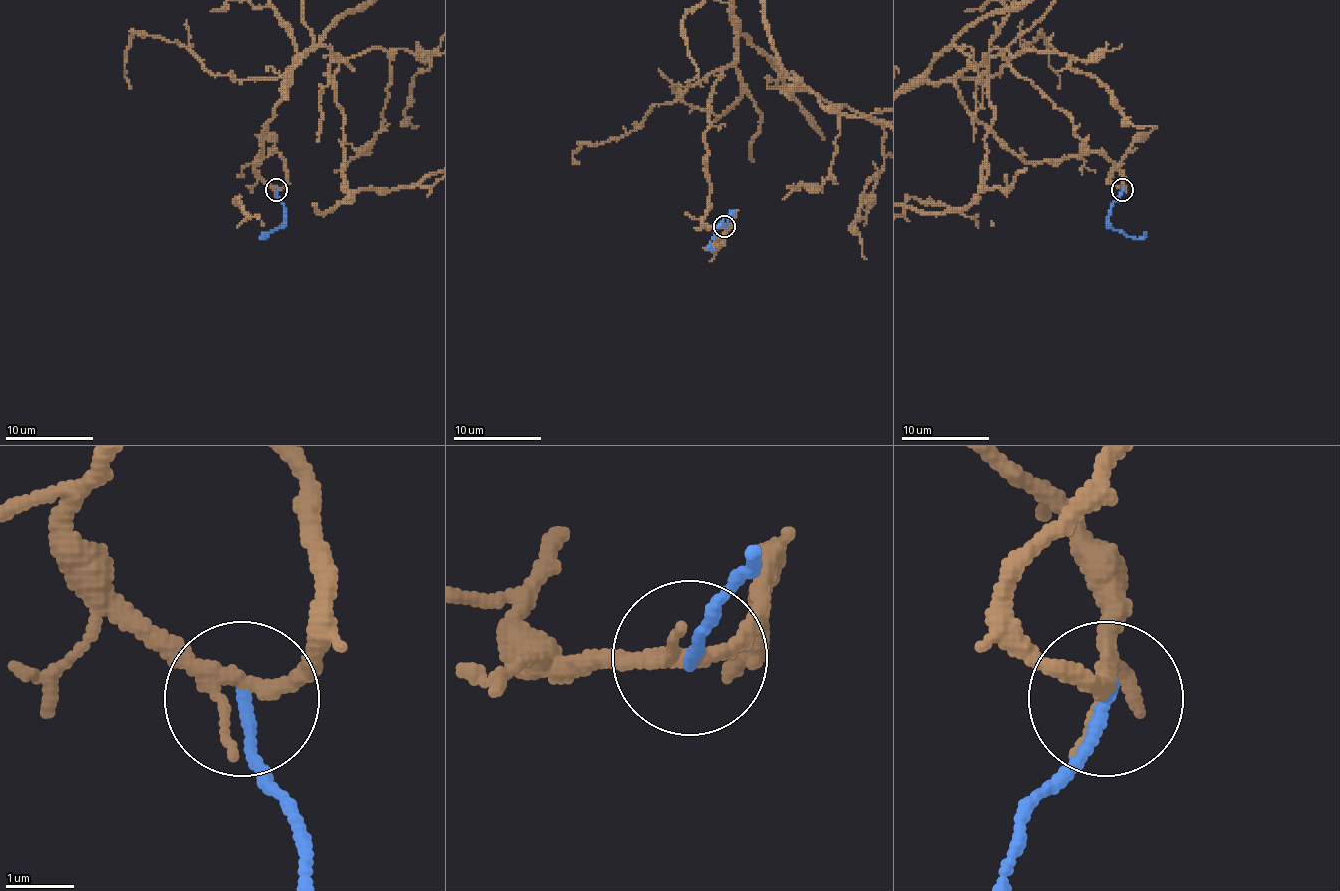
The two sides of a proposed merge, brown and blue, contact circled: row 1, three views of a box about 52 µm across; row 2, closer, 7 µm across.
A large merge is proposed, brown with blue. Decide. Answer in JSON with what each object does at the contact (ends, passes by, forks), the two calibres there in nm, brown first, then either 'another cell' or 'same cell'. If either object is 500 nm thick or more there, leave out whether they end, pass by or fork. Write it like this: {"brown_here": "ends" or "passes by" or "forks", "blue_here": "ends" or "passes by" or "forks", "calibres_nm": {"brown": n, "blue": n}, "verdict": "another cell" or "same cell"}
{"brown_here": "forks", "blue_here": "ends", "calibres_nm": {"brown": 200, "blue": 170}, "verdict": "another cell"}

